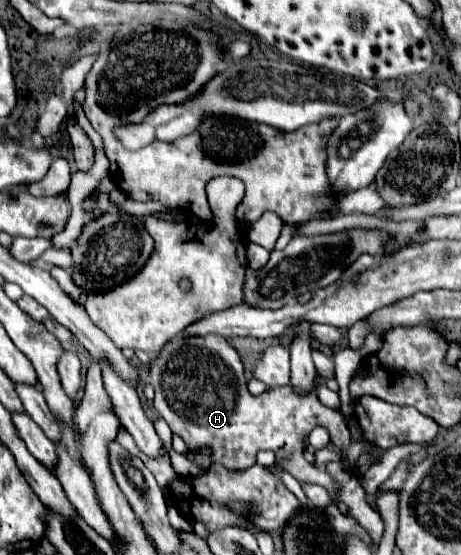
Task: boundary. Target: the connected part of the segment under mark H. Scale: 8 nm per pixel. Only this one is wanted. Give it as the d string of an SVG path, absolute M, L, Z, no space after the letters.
M179 335L165 343L159 355L147 365L147 371L155 387L153 405L171 431L181 435L189 449L209 445L213 449L211 459L227 465L227 469L249 469L257 451L269 449L275 453L275 463L297 481L313 483L311 465L299 451L303 449L303 439L309 437L315 427L325 427L329 433L349 437L351 443L351 433L343 415L325 407L317 397L317 387L323 383L319 373L309 393L297 393L289 383L267 389L261 395L251 395L239 353L219 335Z

